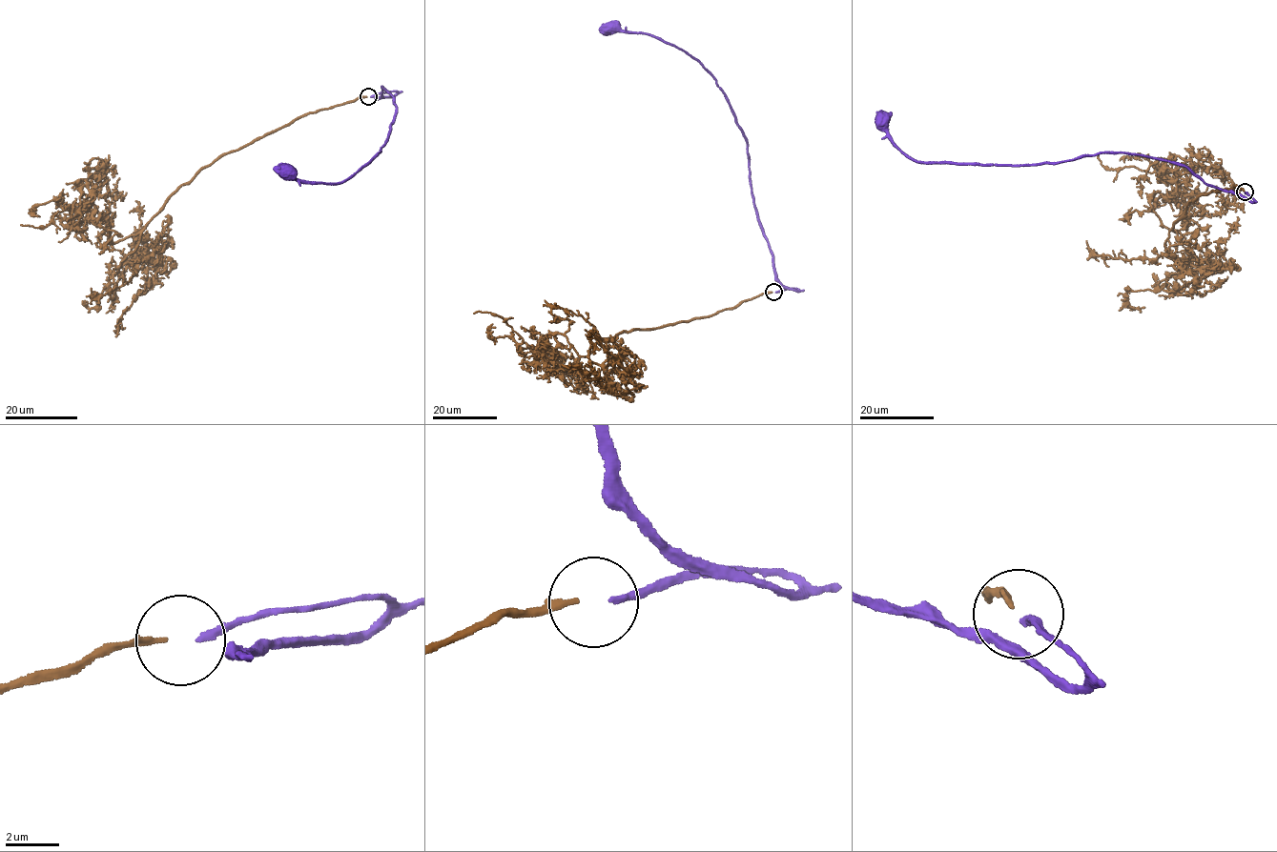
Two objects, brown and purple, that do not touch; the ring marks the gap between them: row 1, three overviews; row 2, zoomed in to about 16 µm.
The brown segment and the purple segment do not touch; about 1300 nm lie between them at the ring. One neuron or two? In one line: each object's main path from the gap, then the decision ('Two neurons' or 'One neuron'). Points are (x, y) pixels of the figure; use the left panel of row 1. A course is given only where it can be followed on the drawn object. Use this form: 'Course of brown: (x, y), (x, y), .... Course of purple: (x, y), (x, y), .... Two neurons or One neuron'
Course of brown: (366, 97), (295, 119), (180, 185), (121, 262), (145, 253), (157, 268), (116, 325). Course of purple: (370, 96), (397, 91), (377, 98), (382, 86), (397, 109), (380, 152), (335, 184), (306, 183), (286, 172). Two neurons

